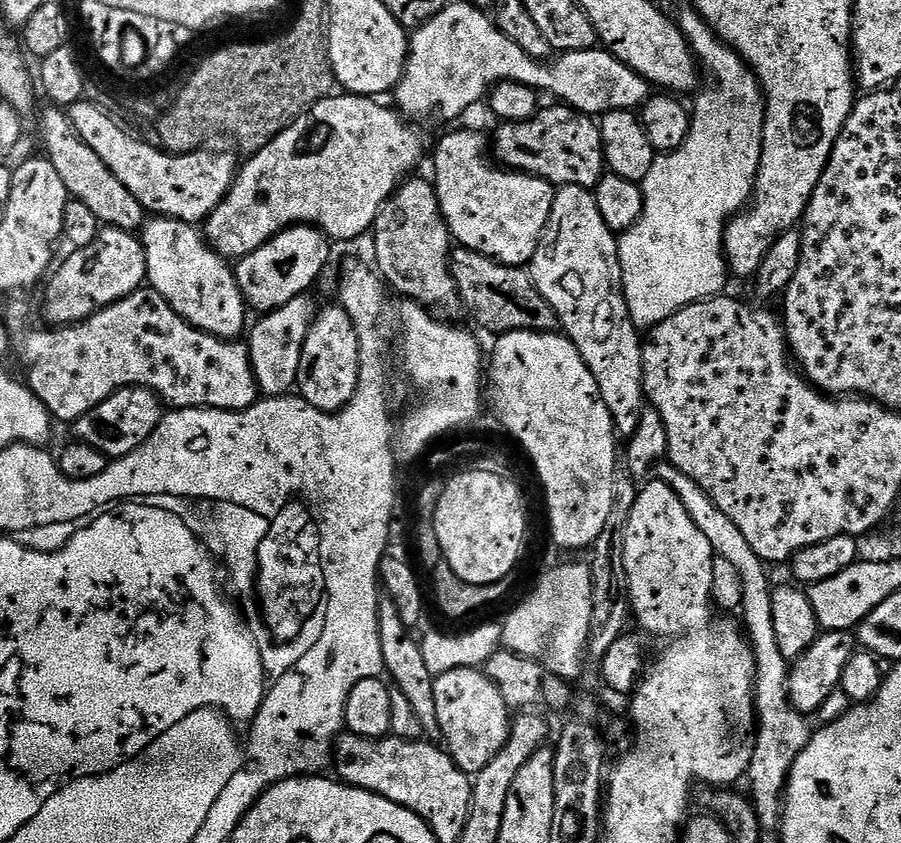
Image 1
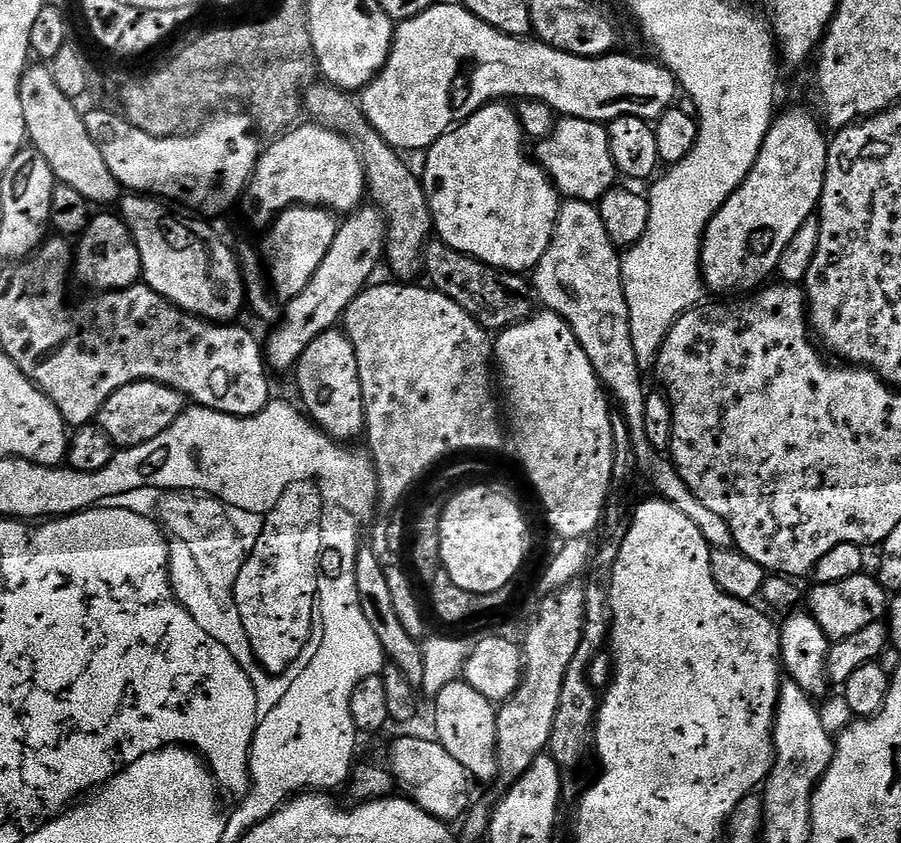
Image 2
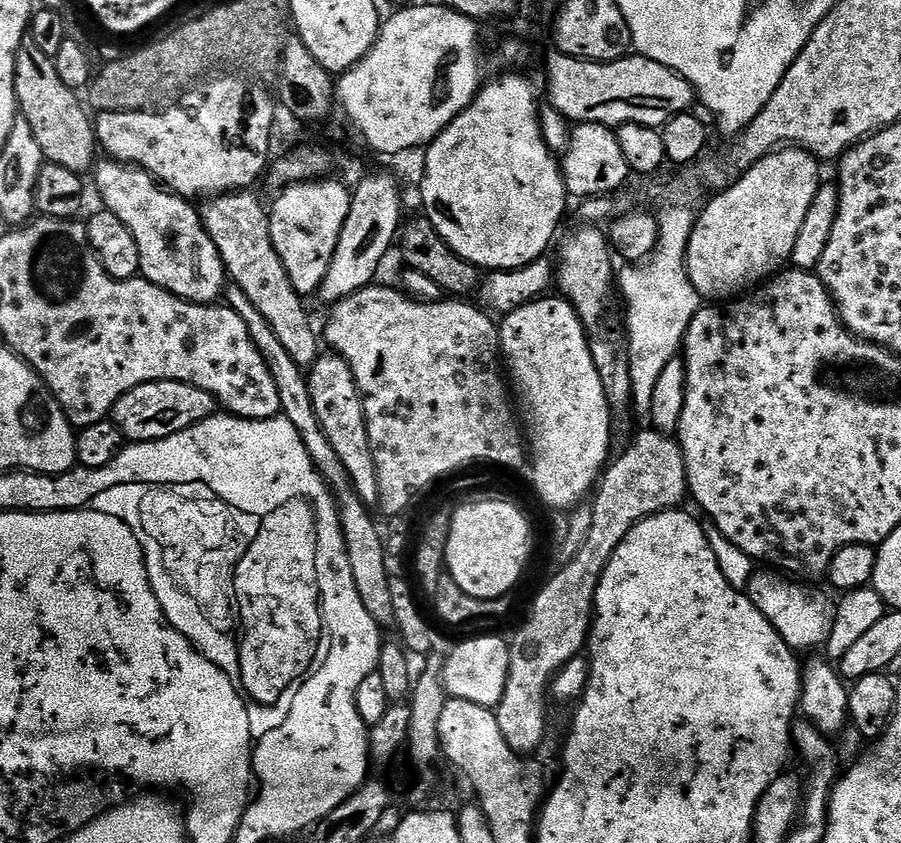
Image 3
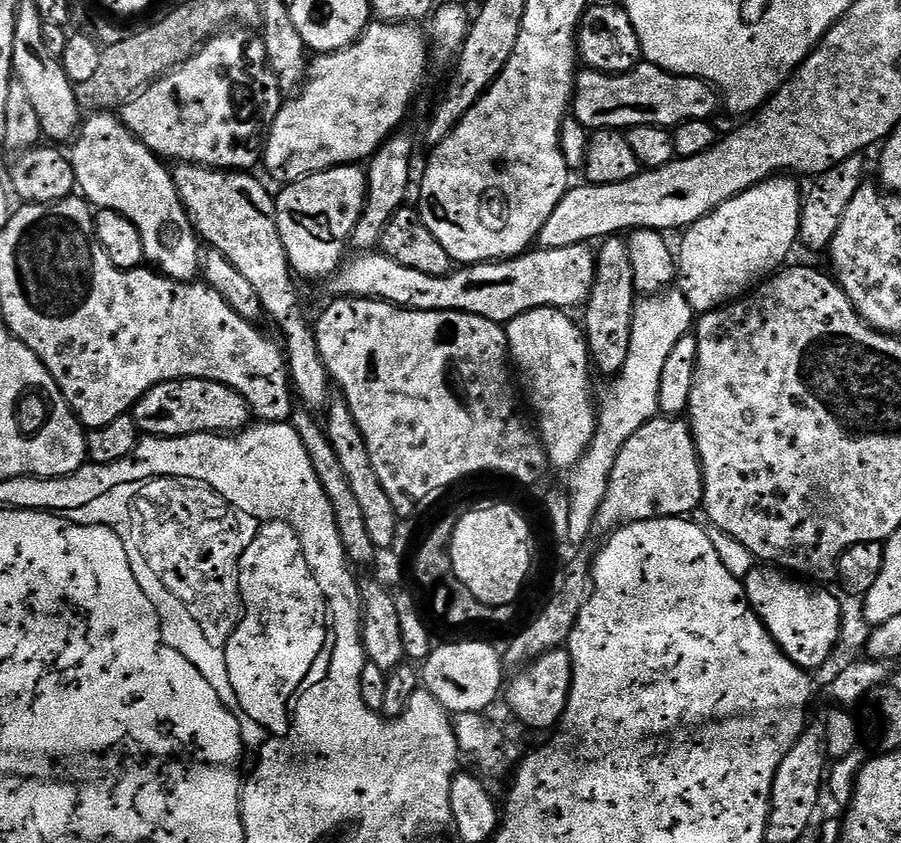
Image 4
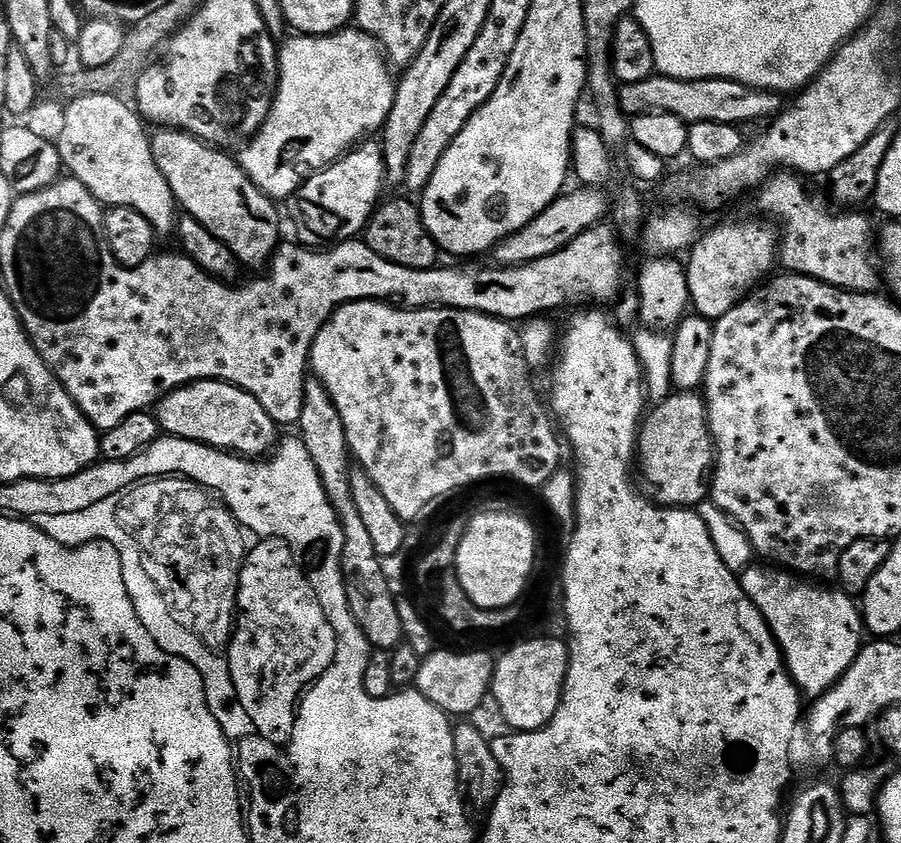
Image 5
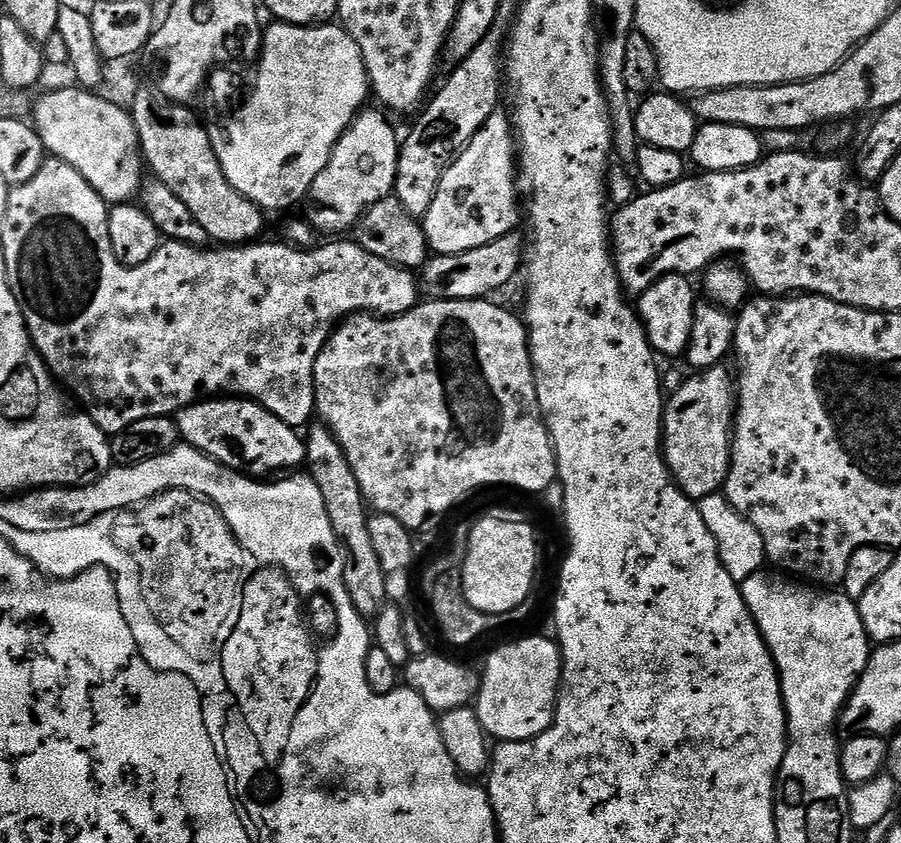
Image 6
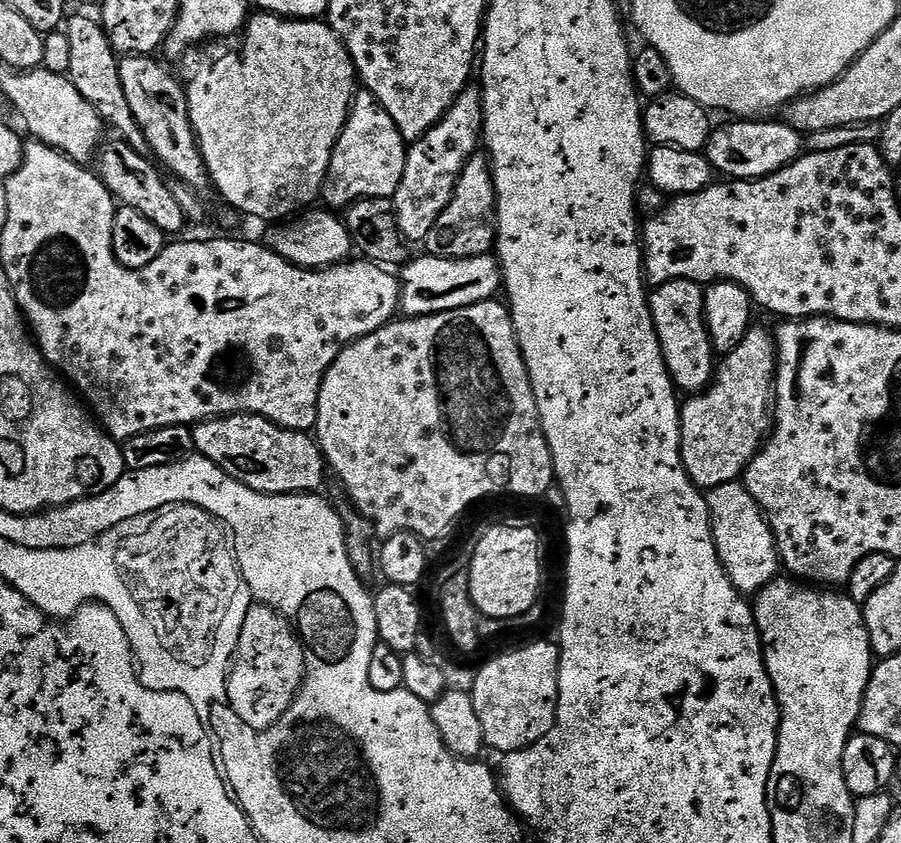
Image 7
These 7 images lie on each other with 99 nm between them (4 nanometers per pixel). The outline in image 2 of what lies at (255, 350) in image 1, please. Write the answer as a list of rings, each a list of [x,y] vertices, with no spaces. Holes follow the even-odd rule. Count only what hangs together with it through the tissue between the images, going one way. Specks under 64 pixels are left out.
[[[361,206],[345,220],[348,221],[345,224],[343,221],[337,227],[334,243],[330,245],[326,258],[322,258],[322,266],[314,270],[314,278],[310,278],[306,290],[283,305],[282,315],[275,325],[277,328],[269,334],[268,344],[266,340],[266,364],[273,373],[291,373],[302,354],[306,354],[306,346],[343,321],[350,302],[354,302],[354,298],[358,298],[358,294],[369,287],[376,267],[385,259],[386,226],[384,213],[379,208]]]

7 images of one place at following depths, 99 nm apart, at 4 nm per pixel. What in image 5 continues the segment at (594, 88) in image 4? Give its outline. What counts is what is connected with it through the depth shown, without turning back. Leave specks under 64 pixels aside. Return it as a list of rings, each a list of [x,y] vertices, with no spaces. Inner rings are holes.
[[[653,74],[649,80],[637,84],[625,84],[618,92],[618,107],[621,112],[635,118],[648,112],[665,112],[685,120],[689,126],[698,122],[722,122],[745,126],[755,120],[771,121],[786,107],[786,100],[778,92],[761,92],[733,80],[675,80],[669,76]]]

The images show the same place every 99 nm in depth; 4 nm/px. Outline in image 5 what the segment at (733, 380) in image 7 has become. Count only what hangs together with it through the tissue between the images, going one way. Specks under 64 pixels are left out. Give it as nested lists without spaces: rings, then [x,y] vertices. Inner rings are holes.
[[[676,392],[659,401],[656,408],[645,415],[638,441],[638,468],[644,471],[644,480],[656,488],[655,499],[665,508],[695,509],[710,496],[710,477],[714,471],[714,445],[708,428],[708,405],[703,395],[696,392]]]

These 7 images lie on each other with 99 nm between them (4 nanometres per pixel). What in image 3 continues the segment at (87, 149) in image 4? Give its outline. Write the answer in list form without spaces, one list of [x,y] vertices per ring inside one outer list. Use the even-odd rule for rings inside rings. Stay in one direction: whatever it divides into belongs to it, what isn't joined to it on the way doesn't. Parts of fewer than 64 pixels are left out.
[[[101,159],[95,165],[95,176],[96,188],[100,191],[100,200],[104,203],[101,205],[110,214],[114,214],[114,218],[119,218],[123,222],[130,230],[130,234],[134,234],[134,242],[138,242],[139,275],[143,279],[192,304],[215,304],[225,295],[224,263],[210,234],[206,234],[199,211],[189,201],[158,186],[158,181],[149,172],[144,172],[135,166],[121,164],[119,160]]]

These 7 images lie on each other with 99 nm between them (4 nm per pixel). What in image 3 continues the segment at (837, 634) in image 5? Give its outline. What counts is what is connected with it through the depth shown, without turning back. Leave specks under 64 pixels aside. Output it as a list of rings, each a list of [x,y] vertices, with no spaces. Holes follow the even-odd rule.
[[[756,570],[753,571],[746,594],[758,610],[778,630],[778,634],[794,650],[800,648],[818,649],[828,639],[831,633],[831,626],[835,620],[836,604],[820,588],[811,588],[811,583],[801,582],[791,575],[779,570]]]

